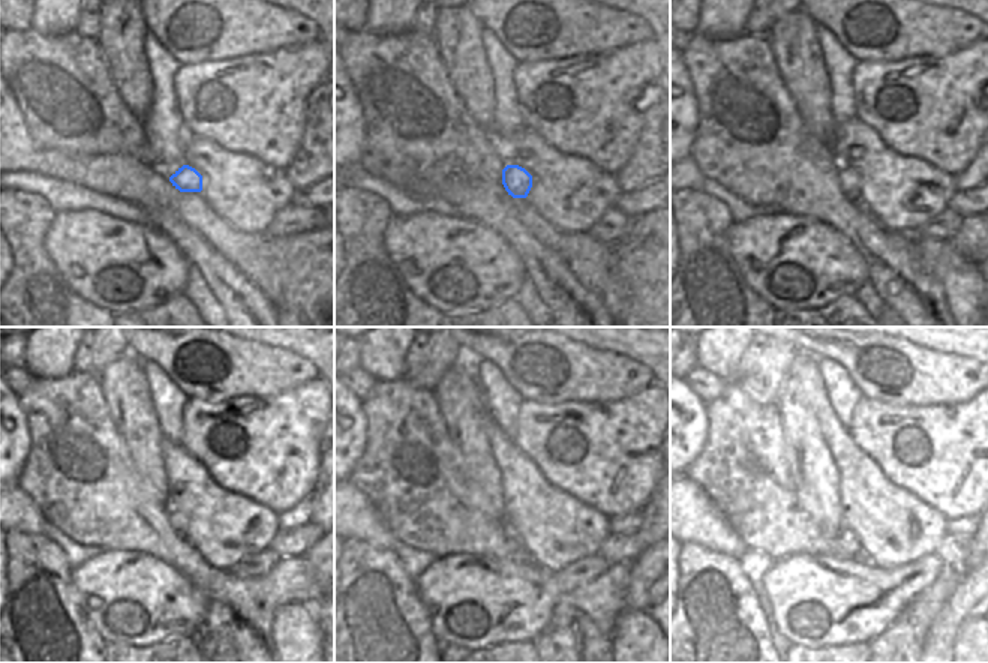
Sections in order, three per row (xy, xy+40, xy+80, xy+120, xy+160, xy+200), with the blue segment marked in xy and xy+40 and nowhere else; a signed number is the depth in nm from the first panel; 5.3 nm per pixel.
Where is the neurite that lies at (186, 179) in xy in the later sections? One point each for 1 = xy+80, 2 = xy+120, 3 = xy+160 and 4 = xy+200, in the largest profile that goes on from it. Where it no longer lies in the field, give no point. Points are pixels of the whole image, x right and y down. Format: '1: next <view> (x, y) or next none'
1: next xy+80 (849, 177)
2: next xy+120 (176, 519)
3: next xy+160 (511, 533)
4: next xy+200 (847, 543)

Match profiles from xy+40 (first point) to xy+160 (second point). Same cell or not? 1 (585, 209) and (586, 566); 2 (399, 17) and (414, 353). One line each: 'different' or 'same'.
1: different
2: different

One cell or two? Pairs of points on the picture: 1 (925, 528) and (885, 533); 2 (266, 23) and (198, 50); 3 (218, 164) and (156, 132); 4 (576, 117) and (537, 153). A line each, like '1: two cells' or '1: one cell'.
1: one cell
2: one cell
3: two cells
4: two cells

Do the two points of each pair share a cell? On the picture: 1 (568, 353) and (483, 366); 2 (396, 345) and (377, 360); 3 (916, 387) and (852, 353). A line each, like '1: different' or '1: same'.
1: different
2: same
3: same

